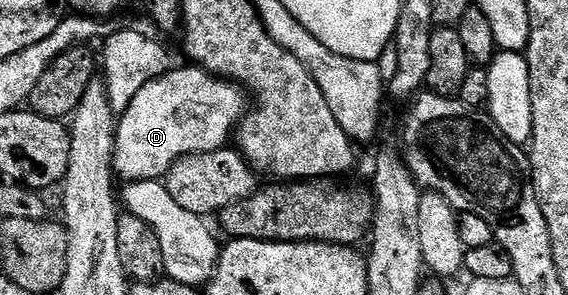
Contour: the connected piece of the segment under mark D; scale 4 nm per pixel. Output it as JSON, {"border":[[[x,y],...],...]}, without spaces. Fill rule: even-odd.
{"border":[[[188,66],[189,68],[177,68],[165,72],[161,76],[157,76],[151,82],[147,82],[147,86],[143,86],[143,90],[139,90],[139,94],[135,94],[135,98],[131,98],[131,106],[126,112],[120,113],[117,123],[117,137],[114,142],[113,170],[118,177],[122,176],[122,181],[132,182],[135,180],[161,180],[171,170],[171,166],[181,156],[190,156],[196,152],[214,152],[220,148],[226,147],[230,143],[231,137],[234,135],[235,129],[240,125],[242,116],[247,111],[245,99],[246,93],[242,91],[238,85],[222,80],[219,76],[212,76],[210,72],[206,72],[203,68],[196,66]]]}

